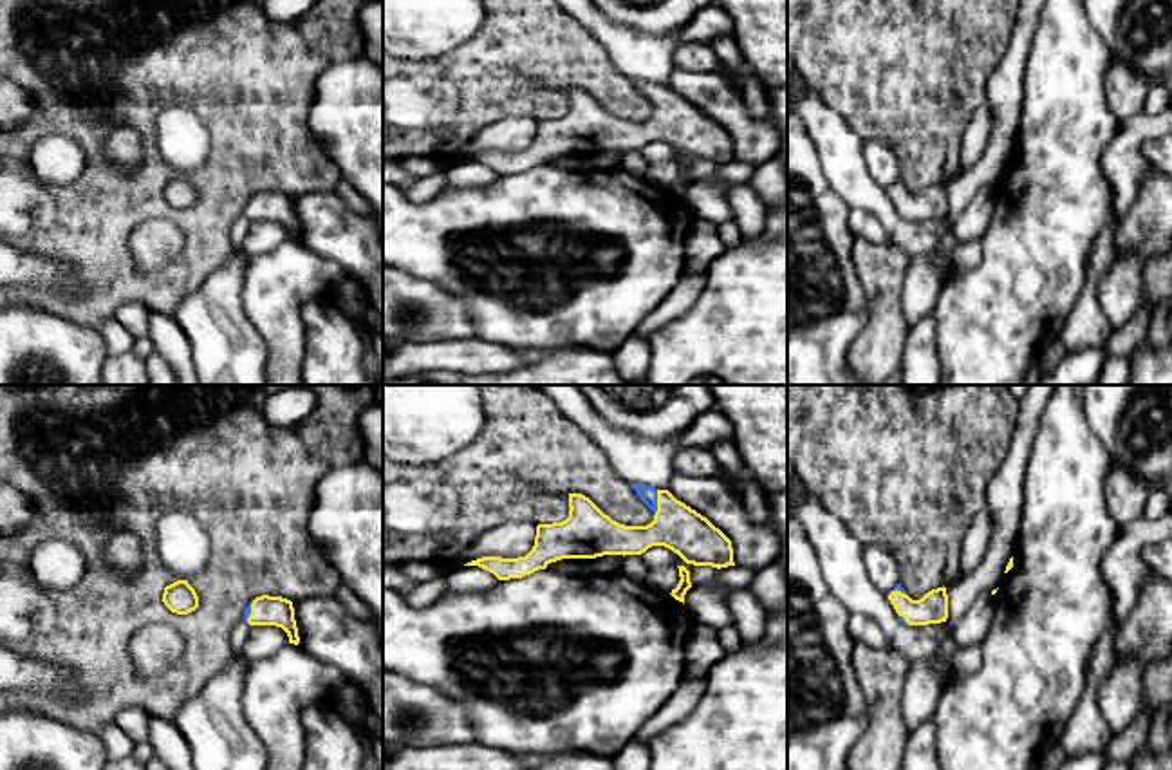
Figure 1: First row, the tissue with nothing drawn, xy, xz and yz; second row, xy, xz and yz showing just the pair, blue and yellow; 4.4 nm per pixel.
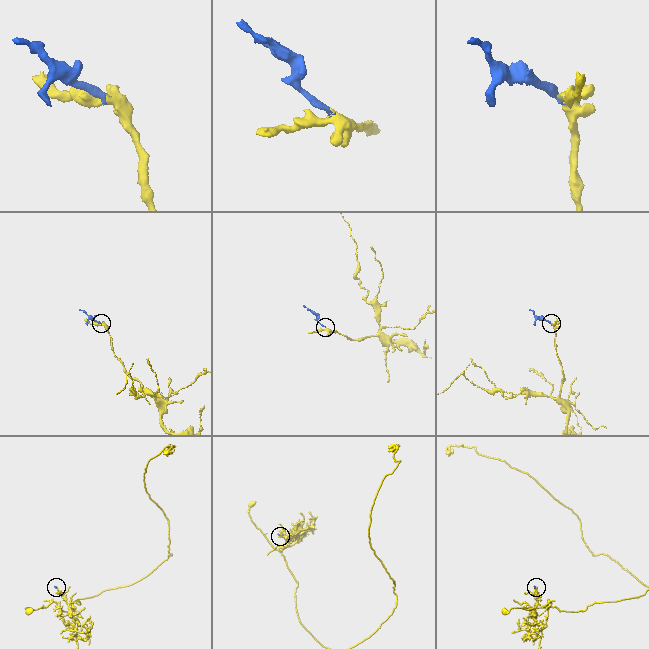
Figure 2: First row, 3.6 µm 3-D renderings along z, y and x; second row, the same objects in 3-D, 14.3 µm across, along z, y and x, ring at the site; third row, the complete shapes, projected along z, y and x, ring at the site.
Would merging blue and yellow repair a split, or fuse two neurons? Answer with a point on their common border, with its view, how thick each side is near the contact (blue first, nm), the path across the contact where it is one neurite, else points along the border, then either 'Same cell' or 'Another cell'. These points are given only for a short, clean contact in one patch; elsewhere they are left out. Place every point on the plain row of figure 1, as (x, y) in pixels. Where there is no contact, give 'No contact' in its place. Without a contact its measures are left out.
Touches blue at xz (656, 98). Thickness 80 nm (blue) against 200 nm. Path across: xz (647, 89), (656, 98), (676, 122). Same cell

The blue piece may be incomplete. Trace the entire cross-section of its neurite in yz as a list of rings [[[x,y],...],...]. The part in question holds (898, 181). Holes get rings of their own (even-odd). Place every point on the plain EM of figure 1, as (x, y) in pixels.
[[[898,179],[887,193],[894,201],[899,215],[908,221],[941,219],[948,213],[948,190],[944,181],[928,186],[919,195],[912,195],[901,179]]]

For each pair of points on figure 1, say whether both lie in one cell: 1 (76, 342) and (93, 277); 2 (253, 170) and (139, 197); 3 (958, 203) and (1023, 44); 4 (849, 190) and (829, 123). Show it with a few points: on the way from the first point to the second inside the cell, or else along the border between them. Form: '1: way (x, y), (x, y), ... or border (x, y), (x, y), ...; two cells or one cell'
1: border (60, 317), (98, 331); two cells
2: way (224, 194), (203, 215), (174, 215), (168, 212); one cell
3: way (990, 163), (1004, 136), (1006, 84); one cell
4: way (846, 174), (840, 149), (833, 140); one cell

